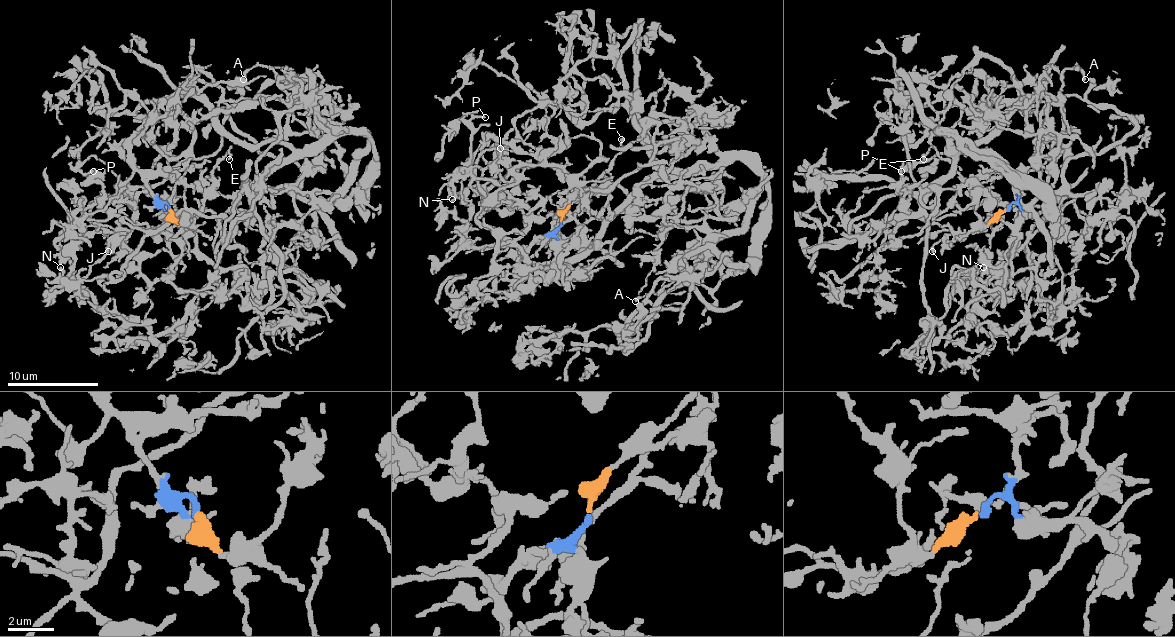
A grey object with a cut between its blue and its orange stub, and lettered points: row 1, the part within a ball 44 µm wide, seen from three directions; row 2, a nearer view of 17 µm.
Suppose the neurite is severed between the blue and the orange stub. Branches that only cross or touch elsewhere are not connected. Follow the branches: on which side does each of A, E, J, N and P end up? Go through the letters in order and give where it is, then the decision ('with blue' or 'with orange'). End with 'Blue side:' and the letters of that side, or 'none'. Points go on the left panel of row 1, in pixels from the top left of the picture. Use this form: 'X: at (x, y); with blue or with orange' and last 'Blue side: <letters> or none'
A: at (243, 79); with blue
E: at (229, 159); with orange
J: at (108, 251); with blue
N: at (60, 267); with blue
P: at (93, 171); with blue
Blue side: A, J, N, P

